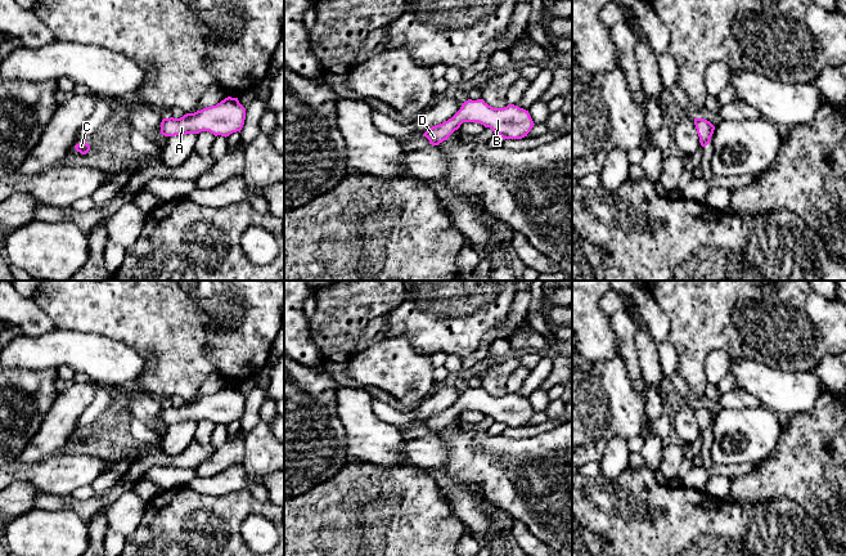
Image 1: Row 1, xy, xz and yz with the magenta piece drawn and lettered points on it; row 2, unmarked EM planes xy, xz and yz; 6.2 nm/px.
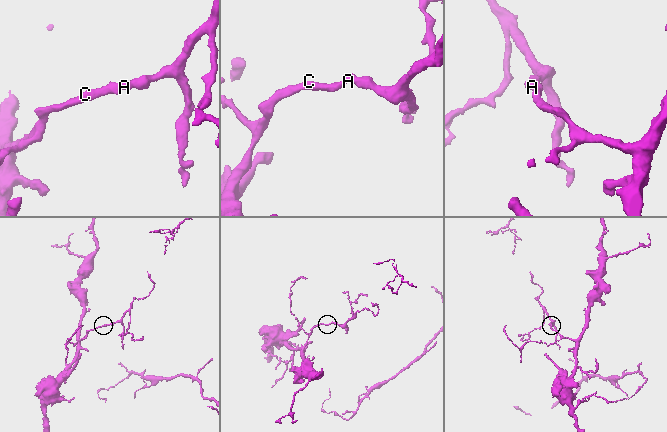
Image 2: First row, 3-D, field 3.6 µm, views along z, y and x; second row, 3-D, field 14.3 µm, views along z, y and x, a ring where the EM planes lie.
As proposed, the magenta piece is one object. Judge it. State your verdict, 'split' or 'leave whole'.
leave whole

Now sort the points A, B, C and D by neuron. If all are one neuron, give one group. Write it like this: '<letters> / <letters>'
A B C D

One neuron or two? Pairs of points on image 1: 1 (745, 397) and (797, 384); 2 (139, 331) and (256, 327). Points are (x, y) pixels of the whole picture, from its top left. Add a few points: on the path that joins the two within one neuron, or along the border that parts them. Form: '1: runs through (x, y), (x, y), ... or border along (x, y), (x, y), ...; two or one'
1: border along (736, 385), (750, 391), (763, 404); two
2: runs through (169, 331), (201, 331), (214, 336), (226, 335); one

